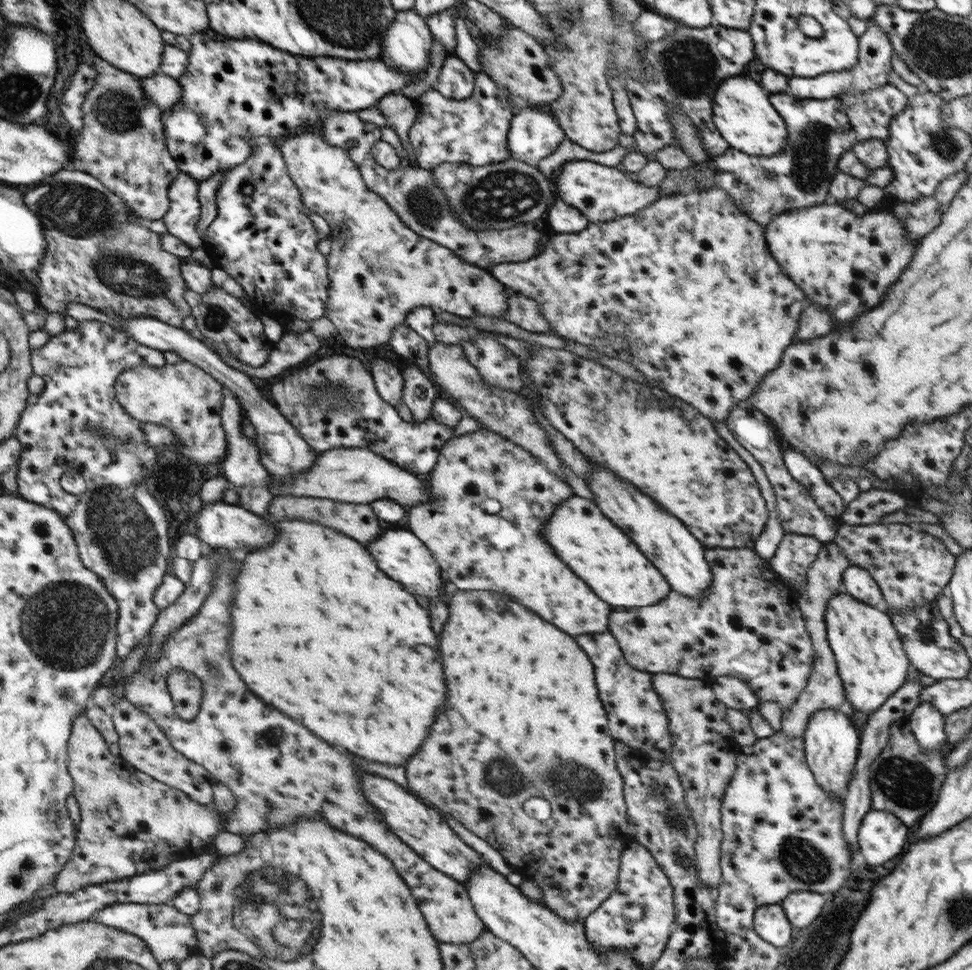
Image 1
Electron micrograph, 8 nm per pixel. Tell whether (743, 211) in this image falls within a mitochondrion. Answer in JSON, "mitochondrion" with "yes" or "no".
{"mitochondrion":"no"}

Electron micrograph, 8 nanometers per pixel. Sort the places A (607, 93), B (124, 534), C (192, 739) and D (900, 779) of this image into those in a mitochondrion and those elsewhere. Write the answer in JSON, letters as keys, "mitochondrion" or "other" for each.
{"A":"other","B":"mitochondrion","C":"other","D":"mitochondrion"}

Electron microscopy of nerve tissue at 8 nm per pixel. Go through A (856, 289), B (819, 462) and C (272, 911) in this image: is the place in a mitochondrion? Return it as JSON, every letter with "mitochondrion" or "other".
{"A":"other","B":"other","C":"mitochondrion"}

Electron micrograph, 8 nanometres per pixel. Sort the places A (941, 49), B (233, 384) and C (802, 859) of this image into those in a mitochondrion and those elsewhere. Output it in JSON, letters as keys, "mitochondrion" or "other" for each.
{"A":"mitochondrion","B":"other","C":"mitochondrion"}

